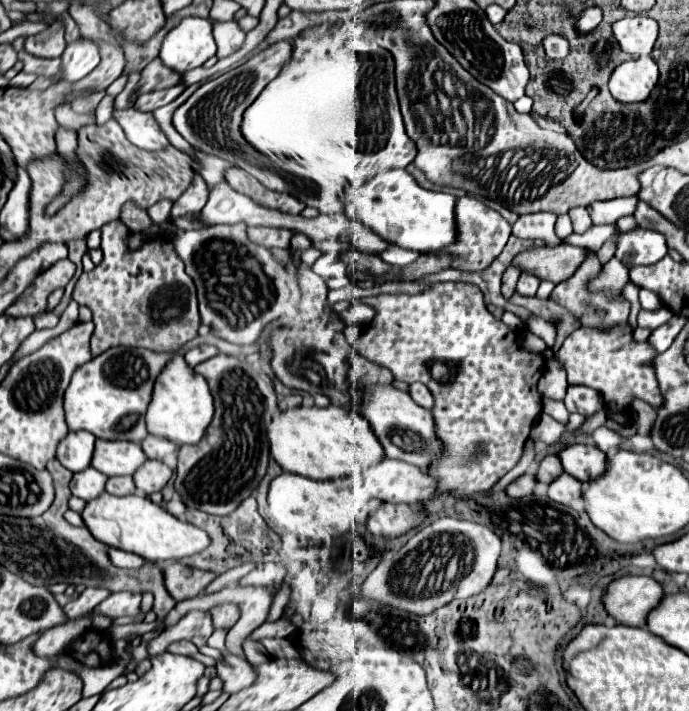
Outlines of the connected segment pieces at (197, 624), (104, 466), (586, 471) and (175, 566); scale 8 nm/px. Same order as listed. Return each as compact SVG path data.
M190 610L180 618L180 622L176 622L174 626L168 626L160 636L154 638L153 644L151 641L148 643L149 656L165 652L168 644L178 640L190 640L200 648L208 642L212 632L214 632L212 616L202 610Z
M96 440L92 466L106 476L132 476L144 462L146 456L140 444Z
M570 444L558 456L564 470L580 482L596 480L608 470L608 454L594 444Z
M166 562L162 566L162 574L164 574L166 590L178 602L198 596L216 576L212 572L206 572L200 568L190 568L180 562Z

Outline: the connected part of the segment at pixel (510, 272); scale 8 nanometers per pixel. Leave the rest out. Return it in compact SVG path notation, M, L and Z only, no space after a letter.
M514 266L506 268L506 272L504 272L504 276L502 276L502 296L504 296L506 300L508 300L508 298L514 294L518 276L520 276L520 270L516 270Z

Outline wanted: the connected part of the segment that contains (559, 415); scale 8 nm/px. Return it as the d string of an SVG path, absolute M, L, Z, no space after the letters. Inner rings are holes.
M543 399L542 411L552 418L556 418L558 422L564 422L564 426L568 424L568 410L562 401Z

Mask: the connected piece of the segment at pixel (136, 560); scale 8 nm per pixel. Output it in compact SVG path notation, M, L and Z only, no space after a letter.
M110 548L110 560L112 560L114 566L126 568L126 570L128 568L138 570L138 568L142 568L146 564L144 558L136 556L136 554L130 554L130 552L124 552L124 550L118 550L118 548Z

